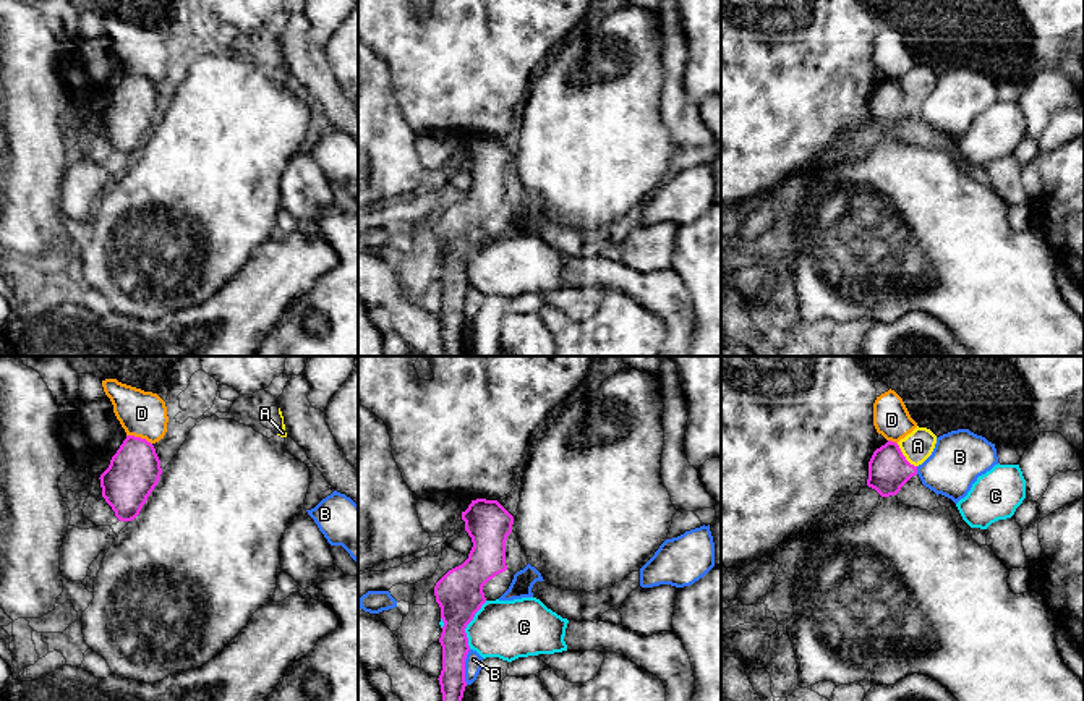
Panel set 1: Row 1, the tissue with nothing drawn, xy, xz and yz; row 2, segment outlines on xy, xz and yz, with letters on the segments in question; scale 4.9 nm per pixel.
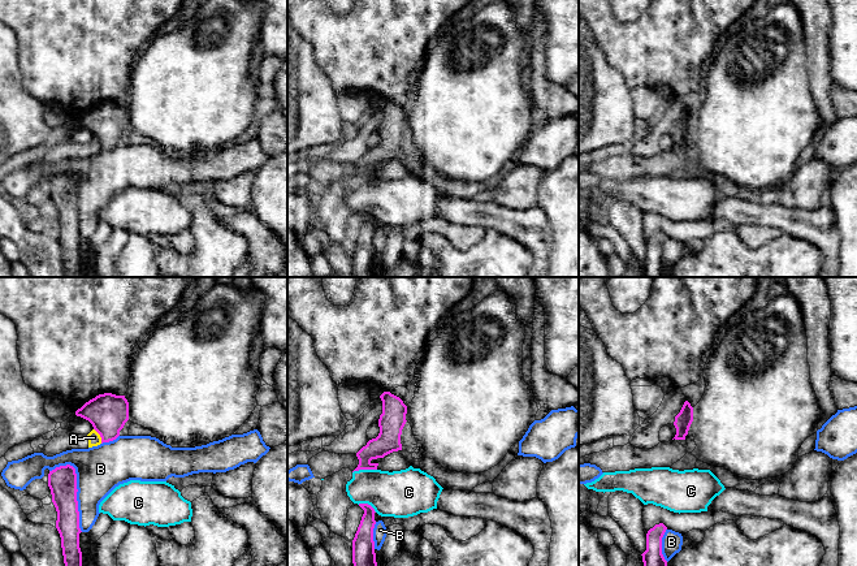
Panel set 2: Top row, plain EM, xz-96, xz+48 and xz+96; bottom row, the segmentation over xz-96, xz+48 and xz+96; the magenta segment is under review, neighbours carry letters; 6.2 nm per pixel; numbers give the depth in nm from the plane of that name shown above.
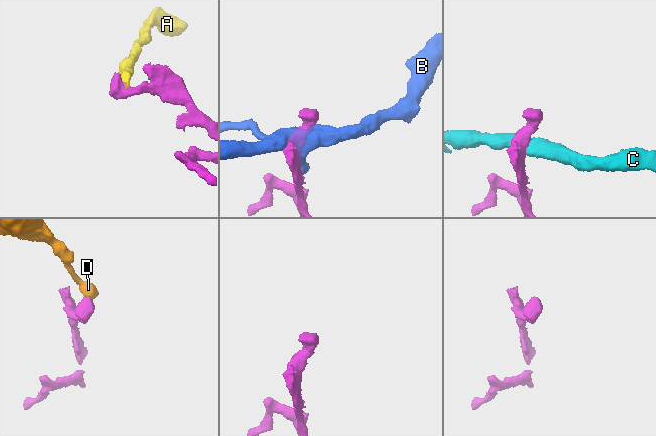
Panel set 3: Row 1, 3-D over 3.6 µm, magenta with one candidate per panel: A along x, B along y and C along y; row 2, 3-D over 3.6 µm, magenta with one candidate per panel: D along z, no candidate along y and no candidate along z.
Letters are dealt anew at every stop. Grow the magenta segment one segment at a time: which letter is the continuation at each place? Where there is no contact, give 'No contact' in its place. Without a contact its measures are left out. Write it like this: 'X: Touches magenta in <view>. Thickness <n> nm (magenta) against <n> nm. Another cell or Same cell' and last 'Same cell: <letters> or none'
A: Touches magenta in yz. Thickness 200 nm (magenta) against 150 nm. Another cell
B: Touches magenta in xz. Thickness 140 nm (magenta) against 80 nm. Another cell
C: Touches magenta in xz. Thickness 240 nm (magenta) against 280 nm. Another cell
D: Touches magenta in xy. Thickness 260 nm (magenta) against 220 nm. Another cell
Same cell: none

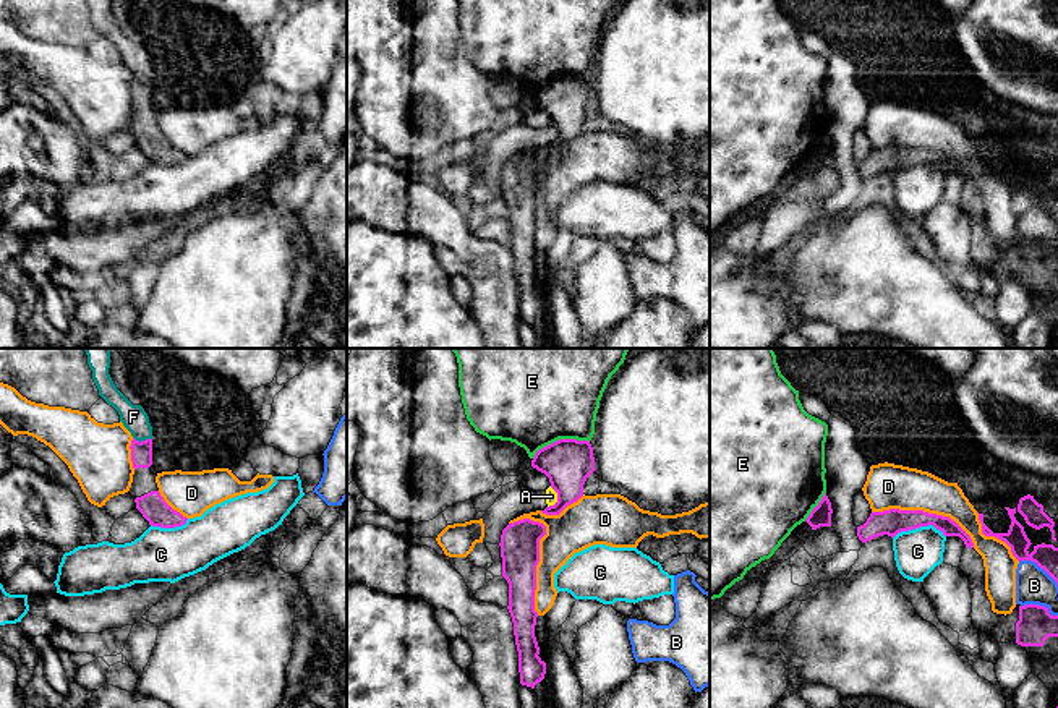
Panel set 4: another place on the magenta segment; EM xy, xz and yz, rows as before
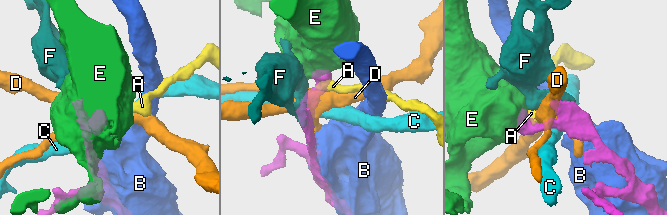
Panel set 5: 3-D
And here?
A: Touches magenta in xz. Thickness 240 nm (magenta) against 60 nm. Another cell
B: Touches magenta in yz. Thickness 180 nm (magenta) against 180 nm. Another cell
C: Touches magenta in yz. Thickness 130 nm (magenta) against 220 nm. Another cell
D: Touches magenta in xz. Thickness 190 nm (magenta) against 220 nm. Another cell
E: Touches magenta in xz. Thickness 240 nm (magenta) against 420 nm. Another cell
F: Touches magenta in xy. Thickness 110 nm (magenta) against 130 nm. Same cell
Same cell: F

